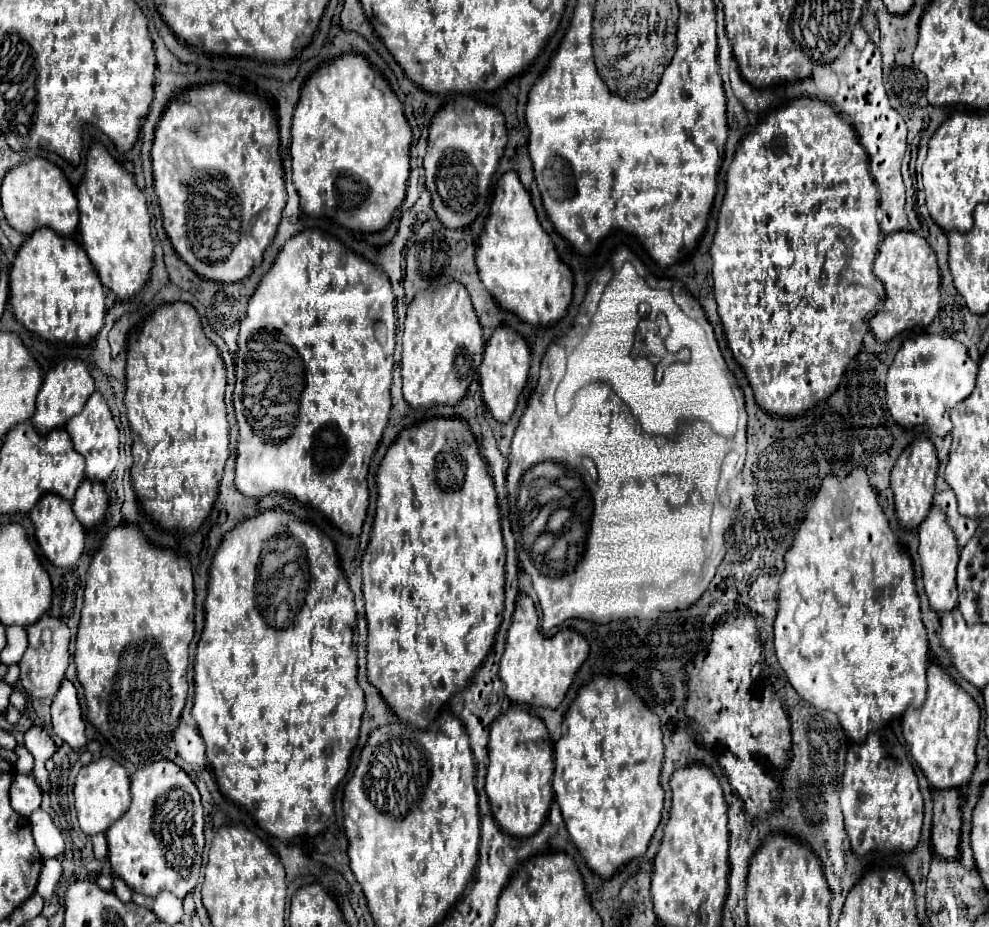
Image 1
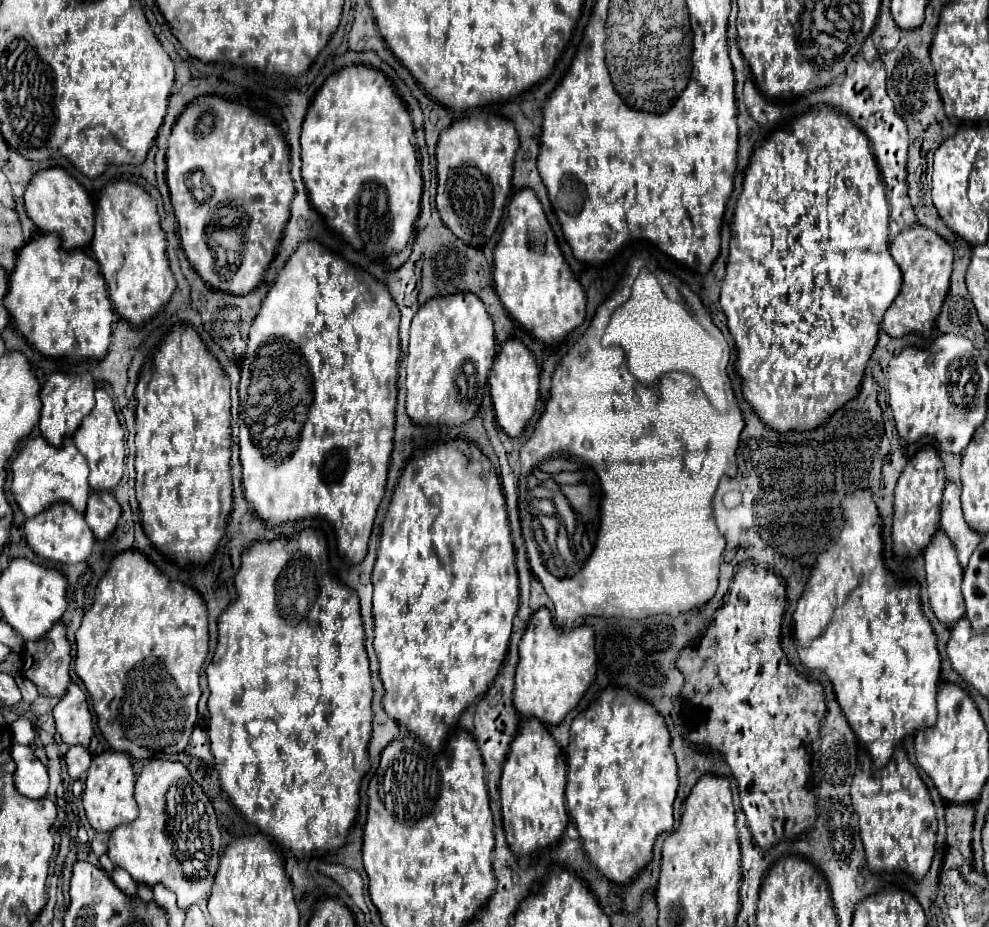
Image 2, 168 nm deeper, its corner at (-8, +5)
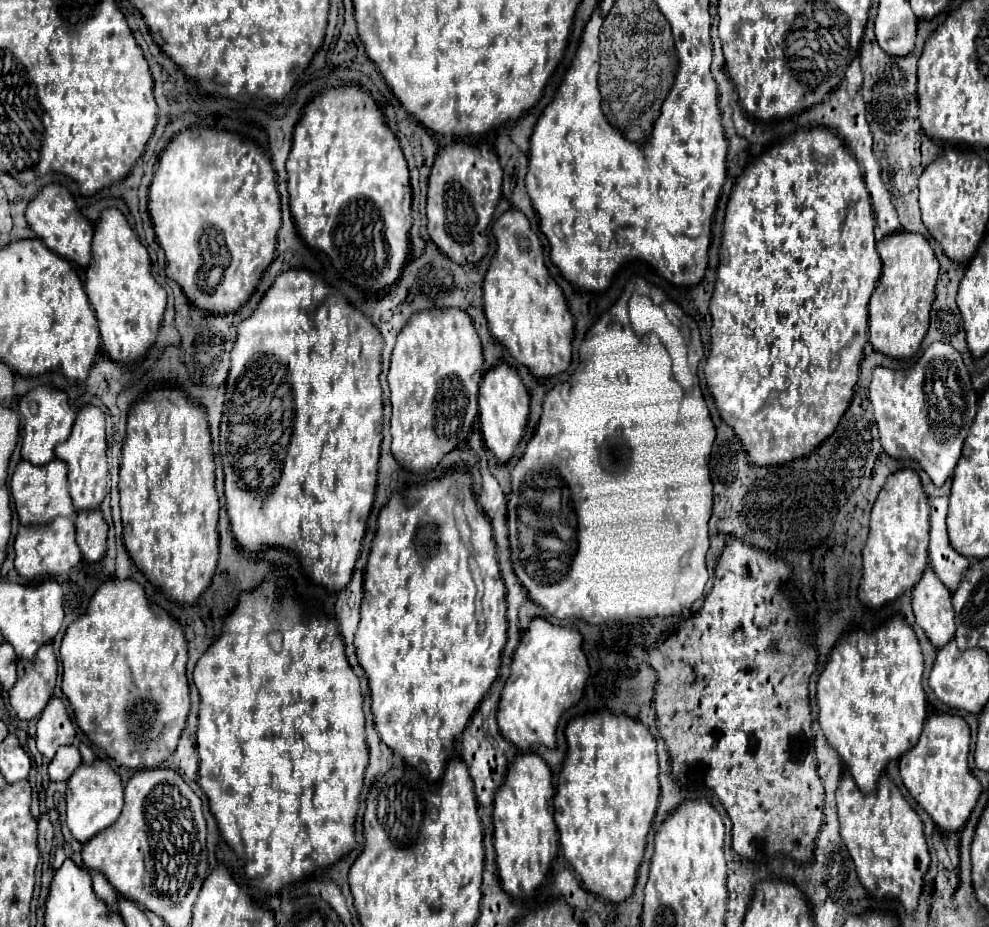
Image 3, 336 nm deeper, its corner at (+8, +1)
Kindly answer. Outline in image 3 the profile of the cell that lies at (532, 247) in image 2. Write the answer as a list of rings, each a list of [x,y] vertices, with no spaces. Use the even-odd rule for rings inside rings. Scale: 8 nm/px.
[[[508,210],[494,224],[498,250],[484,278],[484,312],[496,342],[500,342],[532,376],[550,378],[568,370],[572,362],[574,322],[562,290],[548,274],[542,244],[530,230],[528,218]]]

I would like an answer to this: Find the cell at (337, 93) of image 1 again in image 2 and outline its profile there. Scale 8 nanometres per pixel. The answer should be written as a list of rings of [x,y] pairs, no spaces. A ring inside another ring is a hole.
[[[346,66],[342,70],[338,70],[336,74],[328,76],[328,80],[322,84],[322,88],[316,92],[314,100],[308,106],[306,118],[302,122],[302,134],[300,134],[300,146],[302,146],[302,178],[310,196],[312,206],[326,218],[326,222],[338,230],[346,242],[350,242],[354,248],[364,250],[370,258],[384,258],[392,252],[400,252],[414,228],[414,220],[420,212],[420,198],[422,198],[422,172],[418,168],[418,146],[416,146],[416,136],[414,136],[414,124],[412,124],[412,116],[406,108],[406,104],[402,102],[402,98],[396,94],[394,86],[388,82],[388,78],[372,68],[372,66]]]

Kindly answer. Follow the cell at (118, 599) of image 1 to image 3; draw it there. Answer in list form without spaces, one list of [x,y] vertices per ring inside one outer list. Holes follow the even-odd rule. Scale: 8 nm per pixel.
[[[110,578],[106,580],[94,594],[94,598],[88,604],[88,610],[84,616],[80,616],[76,622],[72,622],[62,638],[62,646],[60,646],[60,656],[62,656],[62,666],[64,666],[64,674],[62,674],[62,692],[70,702],[70,708],[74,710],[76,716],[76,724],[82,728],[82,732],[98,746],[102,748],[110,758],[114,758],[120,766],[132,768],[132,770],[146,770],[146,768],[156,768],[160,766],[178,746],[178,738],[186,726],[186,718],[190,712],[190,690],[188,690],[188,680],[186,680],[186,660],[188,660],[188,644],[184,642],[184,634],[180,634],[180,624],[170,618],[160,606],[150,604],[144,588],[134,582],[134,580],[116,580]]]

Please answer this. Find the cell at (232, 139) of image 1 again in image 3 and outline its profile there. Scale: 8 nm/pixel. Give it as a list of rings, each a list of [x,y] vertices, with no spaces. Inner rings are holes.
[[[184,130],[178,134],[176,140],[172,140],[166,150],[160,156],[160,164],[158,170],[152,178],[150,184],[150,192],[148,192],[148,212],[150,212],[150,220],[154,226],[154,234],[156,234],[156,242],[164,248],[166,252],[166,274],[168,278],[176,280],[182,286],[182,292],[186,294],[186,298],[200,310],[210,312],[210,314],[230,314],[230,312],[238,312],[246,300],[252,296],[252,292],[256,290],[264,270],[272,264],[272,260],[276,258],[276,234],[280,230],[280,196],[278,196],[278,188],[276,188],[276,172],[272,168],[270,156],[254,142],[250,140],[242,140],[236,134],[230,132],[218,132],[218,130],[200,130],[200,132],[192,132],[192,130]]]

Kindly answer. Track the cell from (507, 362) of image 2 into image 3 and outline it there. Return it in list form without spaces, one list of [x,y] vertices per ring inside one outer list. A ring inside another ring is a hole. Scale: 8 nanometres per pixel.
[[[500,364],[496,366],[496,370],[486,372],[484,382],[480,384],[480,430],[484,444],[494,454],[498,464],[506,464],[514,456],[516,446],[524,436],[528,414],[530,414],[530,396],[518,372],[508,364]]]

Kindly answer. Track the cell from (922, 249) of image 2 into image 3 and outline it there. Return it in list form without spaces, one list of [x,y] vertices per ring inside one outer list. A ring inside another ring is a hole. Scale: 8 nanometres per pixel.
[[[896,232],[878,242],[882,274],[870,298],[870,344],[876,352],[896,360],[912,358],[930,324],[930,310],[936,296],[938,260],[920,234]]]

